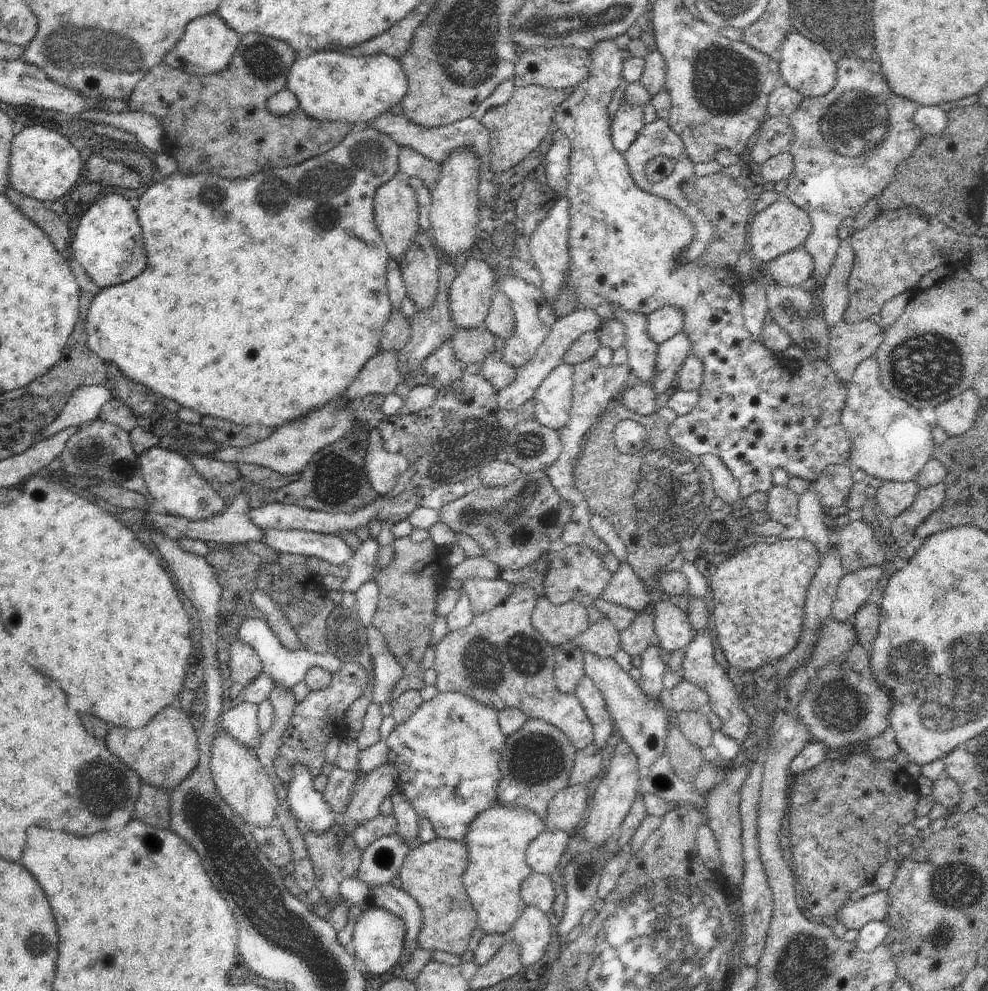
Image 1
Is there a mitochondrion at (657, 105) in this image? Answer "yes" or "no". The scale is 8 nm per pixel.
no

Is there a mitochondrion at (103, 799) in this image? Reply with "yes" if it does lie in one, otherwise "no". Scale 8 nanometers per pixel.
yes

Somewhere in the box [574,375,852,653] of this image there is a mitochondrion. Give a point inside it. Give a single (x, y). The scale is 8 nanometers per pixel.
(672, 493)

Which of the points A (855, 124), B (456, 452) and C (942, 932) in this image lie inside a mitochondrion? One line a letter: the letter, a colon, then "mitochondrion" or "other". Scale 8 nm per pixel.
A: mitochondrion
B: mitochondrion
C: mitochondrion

